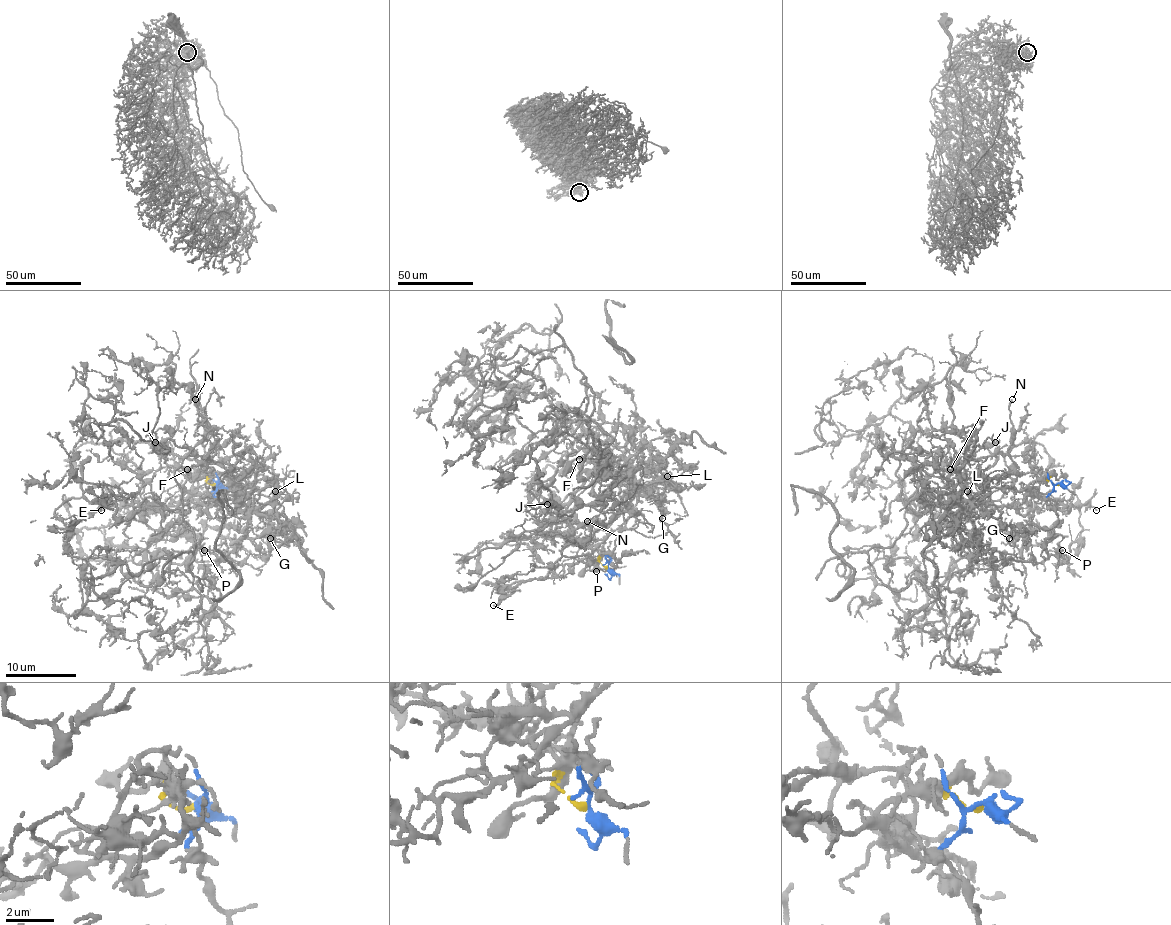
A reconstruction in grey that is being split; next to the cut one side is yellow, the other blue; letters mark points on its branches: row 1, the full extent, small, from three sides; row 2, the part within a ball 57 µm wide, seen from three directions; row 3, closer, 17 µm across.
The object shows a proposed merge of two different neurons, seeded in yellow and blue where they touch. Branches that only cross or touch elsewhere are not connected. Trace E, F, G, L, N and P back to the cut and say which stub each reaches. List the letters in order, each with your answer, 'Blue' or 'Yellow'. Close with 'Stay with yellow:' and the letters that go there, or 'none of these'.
E: Yellow
F: Blue
G: Yellow
L: Yellow
N: Blue
P: Blue
Stay with yellow: E, G, L

